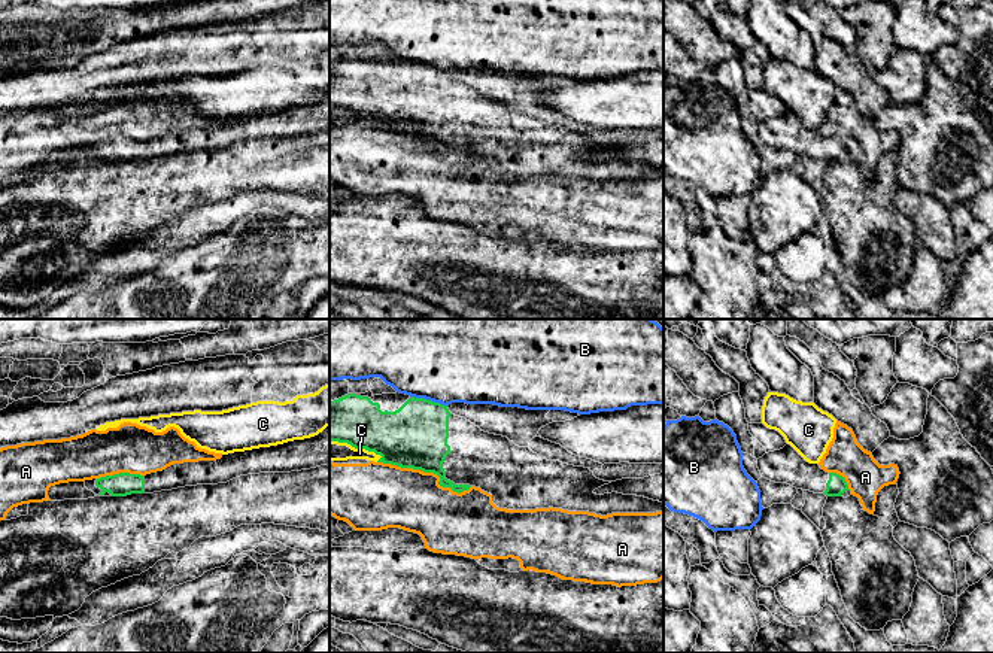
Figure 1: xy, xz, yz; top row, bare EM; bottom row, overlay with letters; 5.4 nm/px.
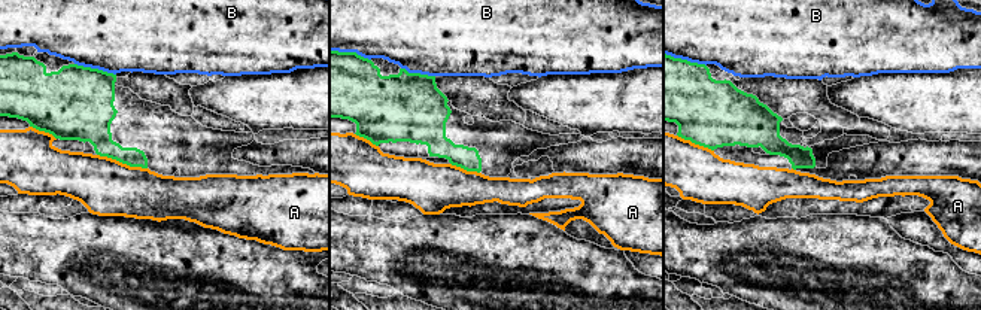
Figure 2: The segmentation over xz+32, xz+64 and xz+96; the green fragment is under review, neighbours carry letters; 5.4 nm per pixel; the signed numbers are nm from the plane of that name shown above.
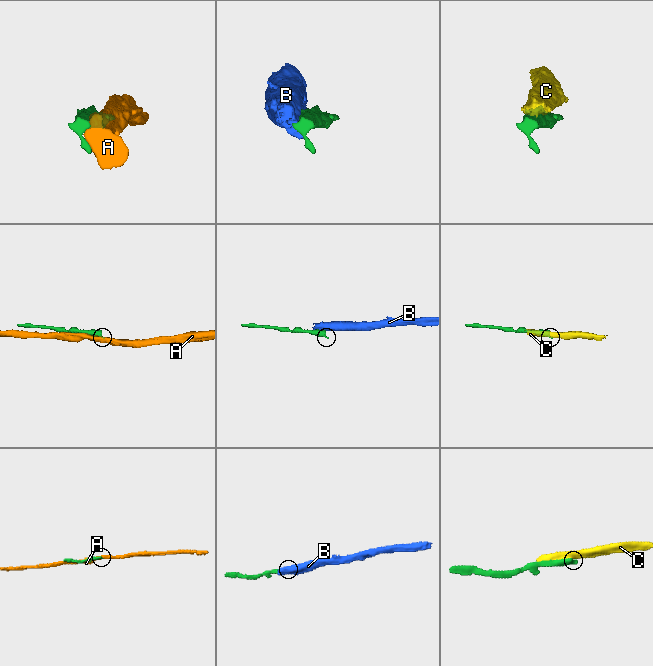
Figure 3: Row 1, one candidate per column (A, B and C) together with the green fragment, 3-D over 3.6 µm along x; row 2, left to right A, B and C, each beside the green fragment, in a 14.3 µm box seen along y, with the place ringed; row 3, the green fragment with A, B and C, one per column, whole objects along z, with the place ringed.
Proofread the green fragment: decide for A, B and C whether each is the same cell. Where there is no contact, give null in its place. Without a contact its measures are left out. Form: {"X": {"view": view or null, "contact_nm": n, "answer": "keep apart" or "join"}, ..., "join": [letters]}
{"A": {"view": "xz", "contact_nm": 550, "answer": "keep apart"}, "B": {"view": "xz", "contact_nm": 200, "answer": "keep apart"}, "C": {"view": "xz", "contact_nm": 300, "answer": "keep apart"}, "join": []}

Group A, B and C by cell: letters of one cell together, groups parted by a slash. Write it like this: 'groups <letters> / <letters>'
groups A / B / C

